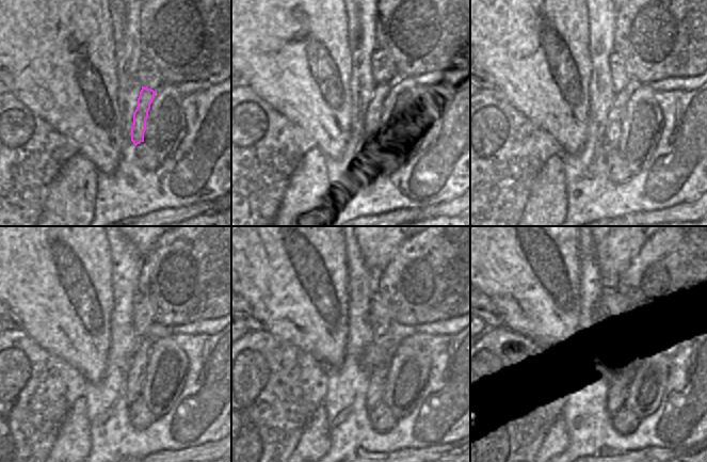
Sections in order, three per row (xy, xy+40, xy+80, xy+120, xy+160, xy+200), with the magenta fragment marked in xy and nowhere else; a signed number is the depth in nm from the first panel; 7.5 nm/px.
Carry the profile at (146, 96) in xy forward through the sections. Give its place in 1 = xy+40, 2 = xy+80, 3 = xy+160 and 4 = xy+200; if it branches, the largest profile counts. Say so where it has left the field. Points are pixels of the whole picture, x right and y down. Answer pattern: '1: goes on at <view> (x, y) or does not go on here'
1: goes on at xy+40 (378, 109)
2: goes on at xy+80 (613, 130)
3: goes on at xy+160 (376, 380)
4: goes on at xy+200 (615, 392)

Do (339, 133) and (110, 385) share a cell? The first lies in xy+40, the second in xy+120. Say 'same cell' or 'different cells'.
different cells

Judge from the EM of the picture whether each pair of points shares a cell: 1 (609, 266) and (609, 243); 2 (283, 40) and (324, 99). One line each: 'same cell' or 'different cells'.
1: same cell
2: same cell

